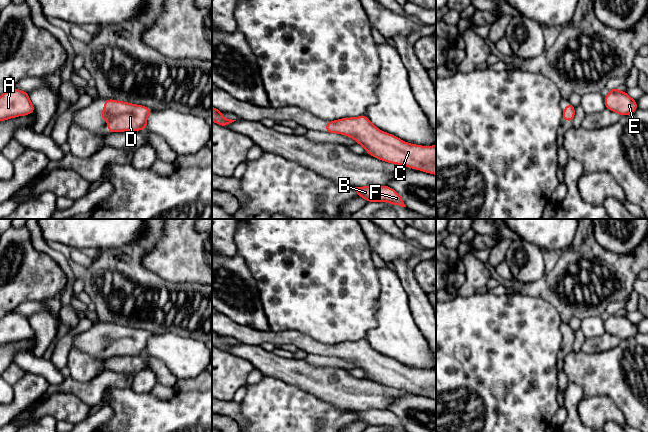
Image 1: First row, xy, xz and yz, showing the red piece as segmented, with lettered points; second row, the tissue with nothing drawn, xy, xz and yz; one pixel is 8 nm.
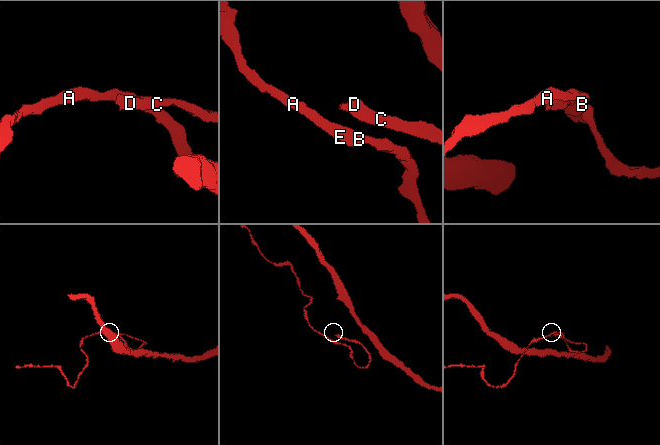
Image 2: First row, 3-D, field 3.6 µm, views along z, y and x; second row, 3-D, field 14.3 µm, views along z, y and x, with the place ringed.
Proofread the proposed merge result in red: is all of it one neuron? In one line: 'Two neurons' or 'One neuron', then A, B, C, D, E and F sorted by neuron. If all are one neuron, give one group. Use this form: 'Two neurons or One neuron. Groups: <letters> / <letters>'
One neuron. Groups: A B C D E F

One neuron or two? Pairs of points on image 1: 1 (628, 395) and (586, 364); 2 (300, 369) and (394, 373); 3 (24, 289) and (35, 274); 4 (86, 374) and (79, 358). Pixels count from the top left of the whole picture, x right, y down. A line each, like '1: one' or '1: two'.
1: one
2: two
3: one
4: one

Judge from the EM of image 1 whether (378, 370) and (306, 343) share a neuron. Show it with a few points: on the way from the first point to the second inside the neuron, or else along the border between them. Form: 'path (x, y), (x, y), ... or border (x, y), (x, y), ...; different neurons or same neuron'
path (360, 352), (324, 349); same neuron

